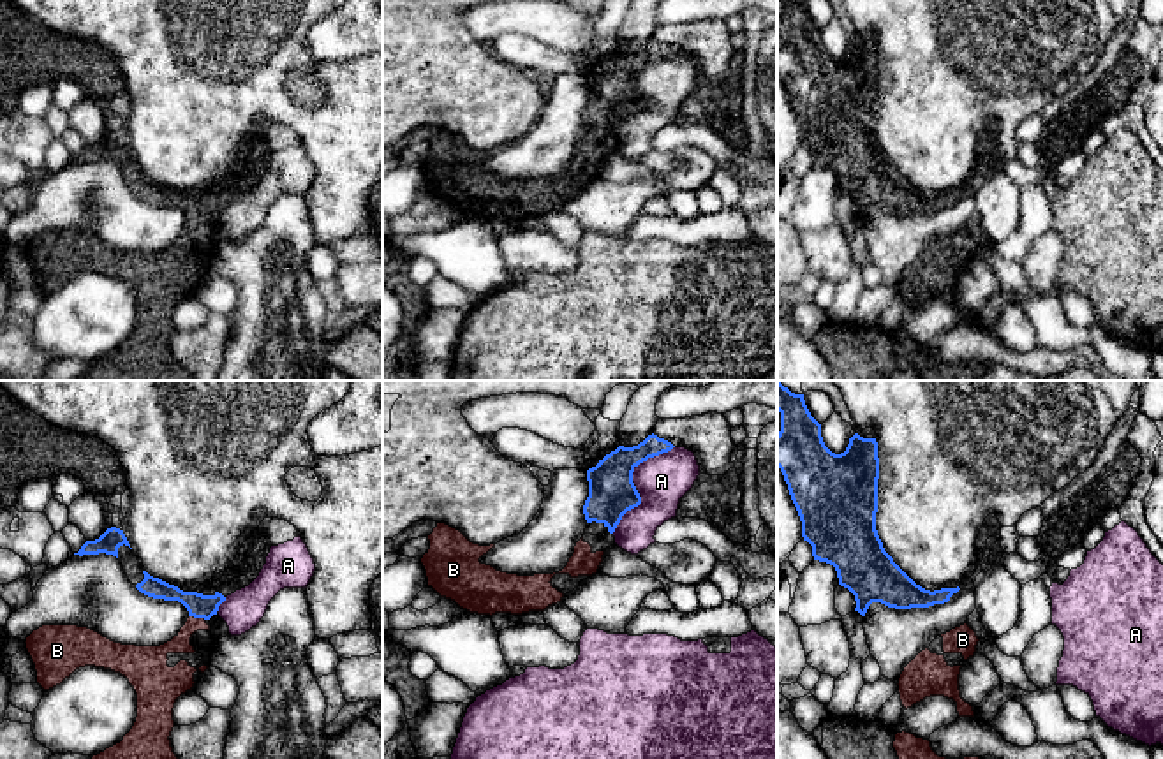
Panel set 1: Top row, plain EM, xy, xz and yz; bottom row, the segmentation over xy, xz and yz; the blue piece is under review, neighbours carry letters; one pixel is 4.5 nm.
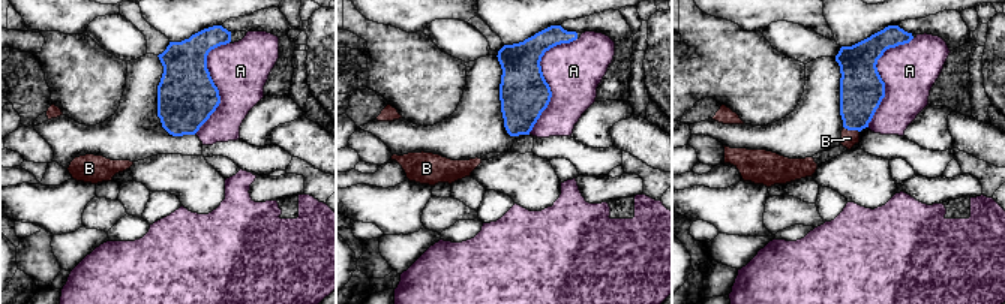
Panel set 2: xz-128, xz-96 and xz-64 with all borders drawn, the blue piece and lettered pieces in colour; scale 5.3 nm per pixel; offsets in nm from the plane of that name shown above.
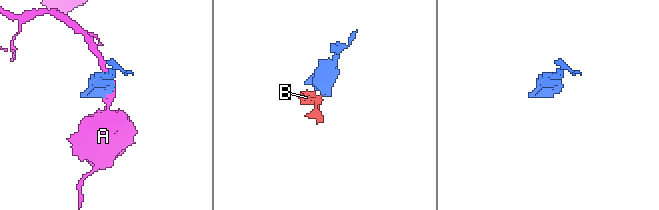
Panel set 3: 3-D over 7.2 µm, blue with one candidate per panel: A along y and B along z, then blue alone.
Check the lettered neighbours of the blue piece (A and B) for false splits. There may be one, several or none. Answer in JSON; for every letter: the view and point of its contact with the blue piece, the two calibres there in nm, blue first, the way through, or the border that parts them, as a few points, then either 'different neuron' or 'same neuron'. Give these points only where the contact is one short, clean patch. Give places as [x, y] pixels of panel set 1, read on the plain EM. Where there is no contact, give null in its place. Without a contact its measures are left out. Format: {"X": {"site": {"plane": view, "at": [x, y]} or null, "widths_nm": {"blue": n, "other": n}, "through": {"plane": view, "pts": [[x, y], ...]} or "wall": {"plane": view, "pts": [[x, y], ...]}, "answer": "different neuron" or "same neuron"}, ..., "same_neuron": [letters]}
{"A": {"site": {"plane": "xz", "at": [633, 88]}, "widths_nm": {"blue": 220, "other": 240}, "answer": "different neuron"}, "B": {"site": {"plane": "xy", "at": [198, 222]}, "widths_nm": {"blue": 110, "other": 90}, "through": {"plane": "xy", "pts": [[200, 212], [198, 222], [180, 249]]}, "answer": "same neuron"}, "same_neuron": ["B"]}

